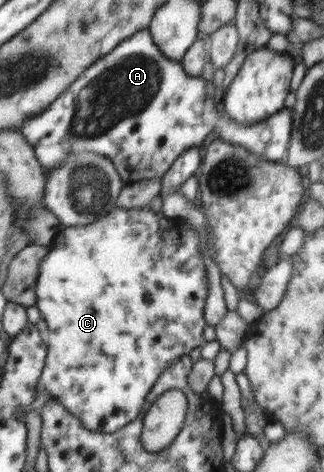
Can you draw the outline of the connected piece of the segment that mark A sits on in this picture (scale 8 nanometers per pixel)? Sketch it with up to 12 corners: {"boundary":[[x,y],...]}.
{"boundary":[[146,28],[19,131],[47,172],[70,153],[163,177],[213,133],[286,157],[293,108],[221,117]]}

